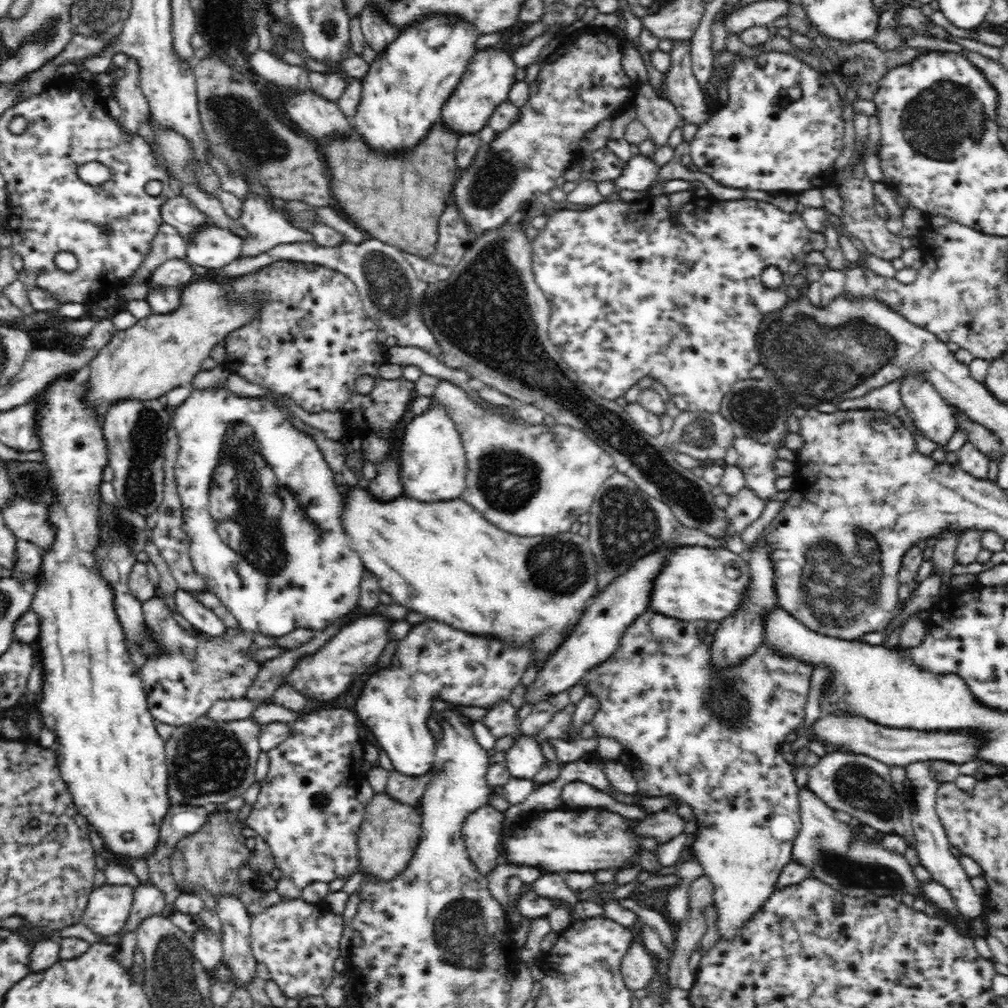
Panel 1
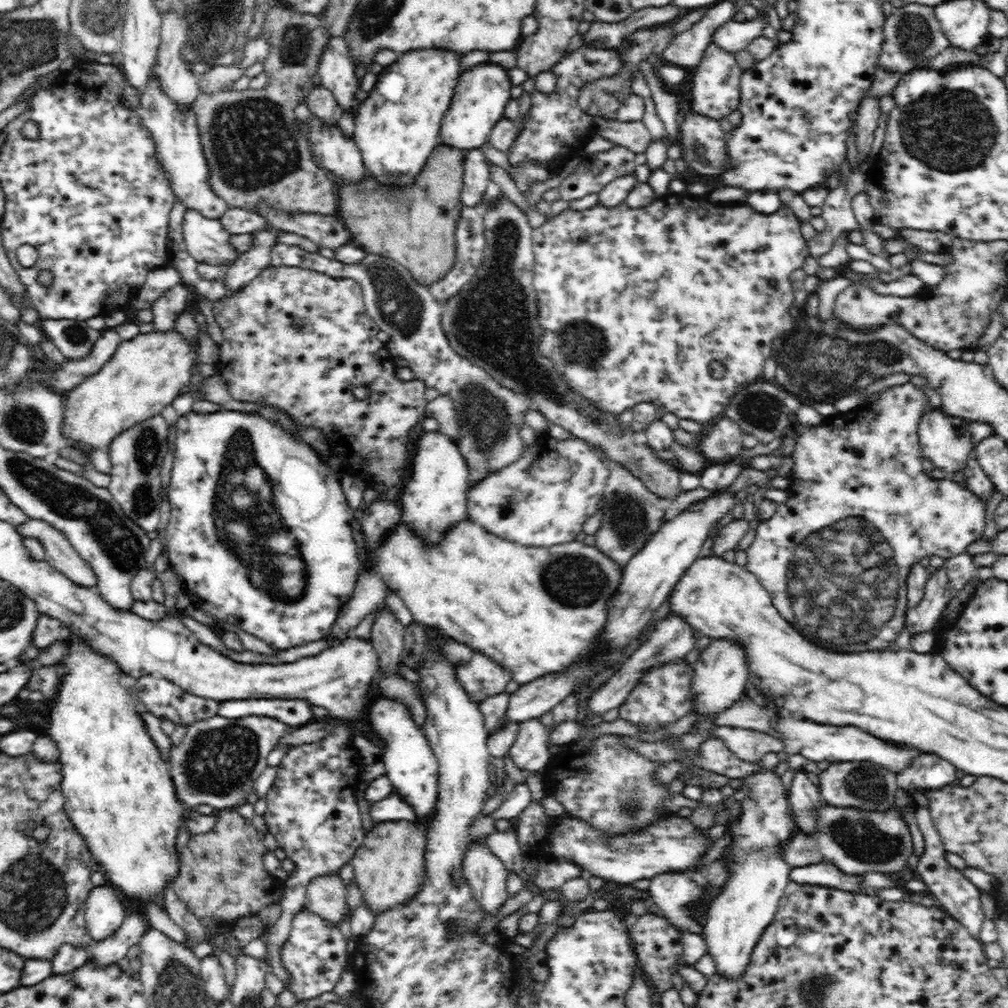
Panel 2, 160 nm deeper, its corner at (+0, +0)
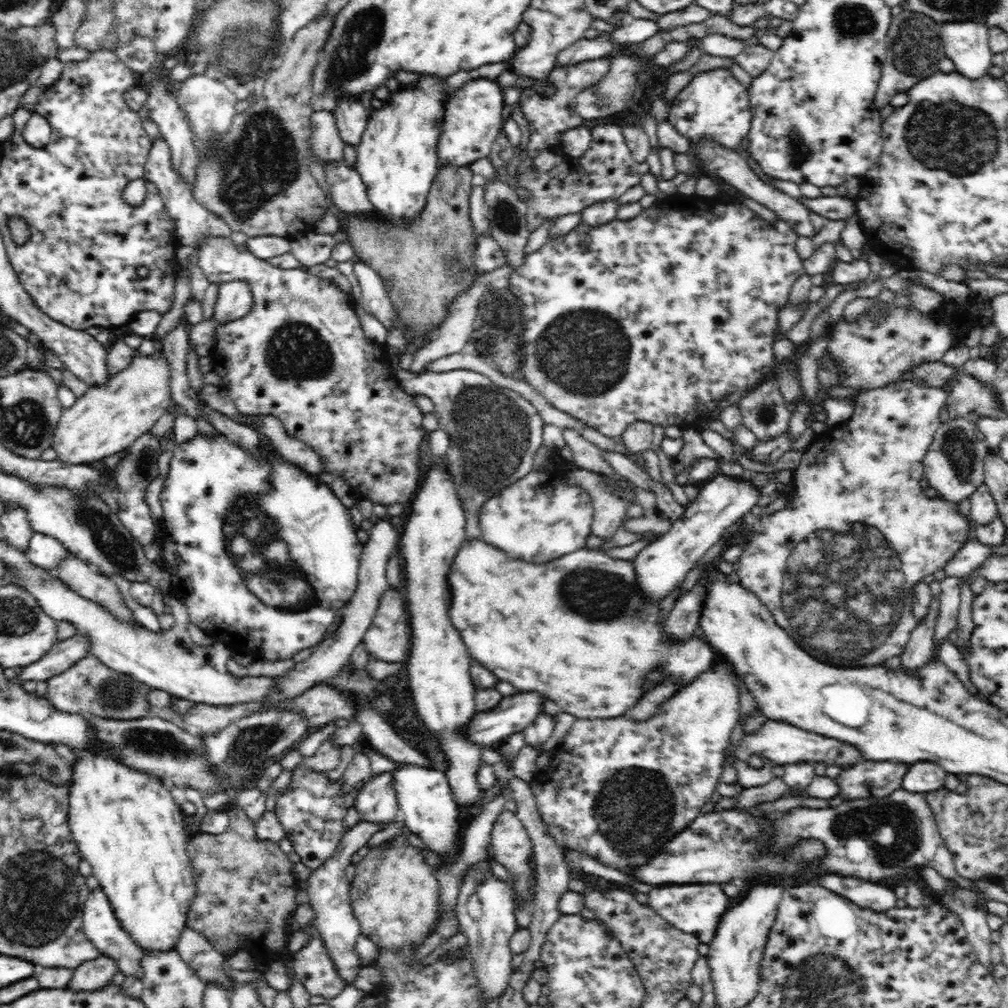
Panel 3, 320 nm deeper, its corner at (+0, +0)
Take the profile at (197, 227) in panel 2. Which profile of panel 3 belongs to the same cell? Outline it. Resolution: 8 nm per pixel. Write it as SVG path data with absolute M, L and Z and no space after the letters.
M205 237L196 250L196 257L199 260L198 265L204 271L208 282L224 284L224 282L232 282L232 280L243 280L251 288L253 306L250 313L238 318L238 320L232 320L232 322L226 322L226 324L218 324L215 328L216 343L210 352L213 371L222 378L220 388L228 393L239 412L246 415L269 414L281 420L288 436L298 438L298 441L310 445L310 447L314 448L316 454L319 454L323 464L323 472L334 474L334 476L346 480L357 498L364 497L374 504L383 504L386 507L390 506L390 504L398 504L398 502L403 505L411 502L423 479L422 472L420 472L420 449L422 449L424 434L427 433L422 426L425 414L416 406L414 396L404 391L398 385L399 381L394 375L387 372L382 365L382 356L386 353L385 349L381 344L370 340L364 335L362 325L360 325L355 312L356 303L351 293L342 290L341 287L338 287L328 279L308 272L302 266L290 270L271 266L265 260L256 258L248 250L240 250L234 245L231 237Z

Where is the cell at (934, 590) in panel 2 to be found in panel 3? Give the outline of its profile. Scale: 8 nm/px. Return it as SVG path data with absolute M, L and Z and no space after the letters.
M932 599L928 614L922 622L917 622L908 638L905 652L900 656L901 668L904 671L916 671L923 668L934 654L934 633L939 613L939 599Z

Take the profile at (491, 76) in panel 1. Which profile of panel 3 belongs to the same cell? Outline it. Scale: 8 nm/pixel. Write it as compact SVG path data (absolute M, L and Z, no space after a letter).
M472 78L458 88L445 104L441 132L437 144L439 165L468 167L488 156L497 137L503 130L503 88L496 78Z

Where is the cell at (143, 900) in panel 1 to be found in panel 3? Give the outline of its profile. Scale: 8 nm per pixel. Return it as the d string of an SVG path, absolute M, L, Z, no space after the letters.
M100 954L98 958L92 958L92 960L84 962L82 966L73 969L72 978L67 986L77 992L98 990L109 984L117 970L117 964L111 956Z

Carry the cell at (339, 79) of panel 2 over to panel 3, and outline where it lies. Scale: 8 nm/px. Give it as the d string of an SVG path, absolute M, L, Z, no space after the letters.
M344 96L344 98L338 98L334 115L344 144L356 149L362 140L364 130L366 130L369 111L357 98Z

